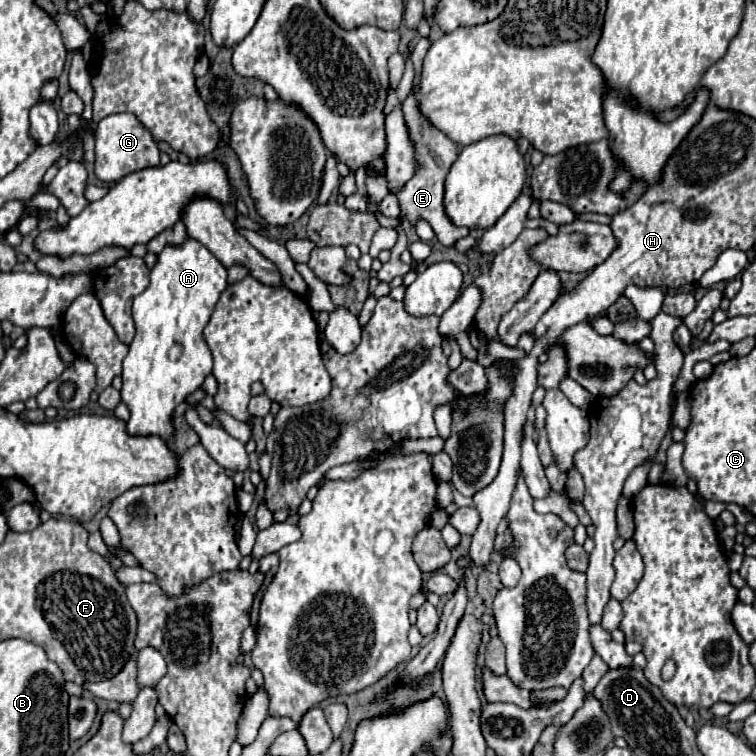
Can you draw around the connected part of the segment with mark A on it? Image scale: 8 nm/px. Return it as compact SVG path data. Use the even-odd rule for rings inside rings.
M187 239L181 247L165 247L163 253L159 253L159 261L151 269L149 287L133 301L133 321L135 321L137 333L123 361L121 401L131 411L131 417L127 421L129 435L141 435L141 437L157 435L163 441L167 441L175 433L175 427L173 427L175 407L183 403L191 393L201 389L205 377L211 375L213 357L203 337L203 329L213 313L215 303L219 301L225 289L227 289L227 269L199 241Z

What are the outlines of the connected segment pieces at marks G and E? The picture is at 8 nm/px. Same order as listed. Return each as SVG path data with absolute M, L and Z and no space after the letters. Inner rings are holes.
M133 113L109 115L97 123L95 129L95 175L105 183L115 183L121 177L159 165L159 149L149 129Z
M413 93L403 103L403 117L405 117L405 125L407 125L407 131L409 131L409 139L411 139L411 143L415 147L415 163L417 163L417 167L415 167L413 177L403 187L399 187L397 193L395 193L397 199L399 199L399 207L401 207L399 219L409 221L413 227L417 225L419 219L425 219L433 227L439 243L453 245L459 237L465 237L469 233L467 227L453 225L451 219L445 213L445 207L443 207L443 193L445 193L443 191L443 183L445 183L449 167L453 165L453 161L459 155L459 149L445 133L437 131L435 127L431 127L425 121L425 117L417 109L417 101L413 99Z

